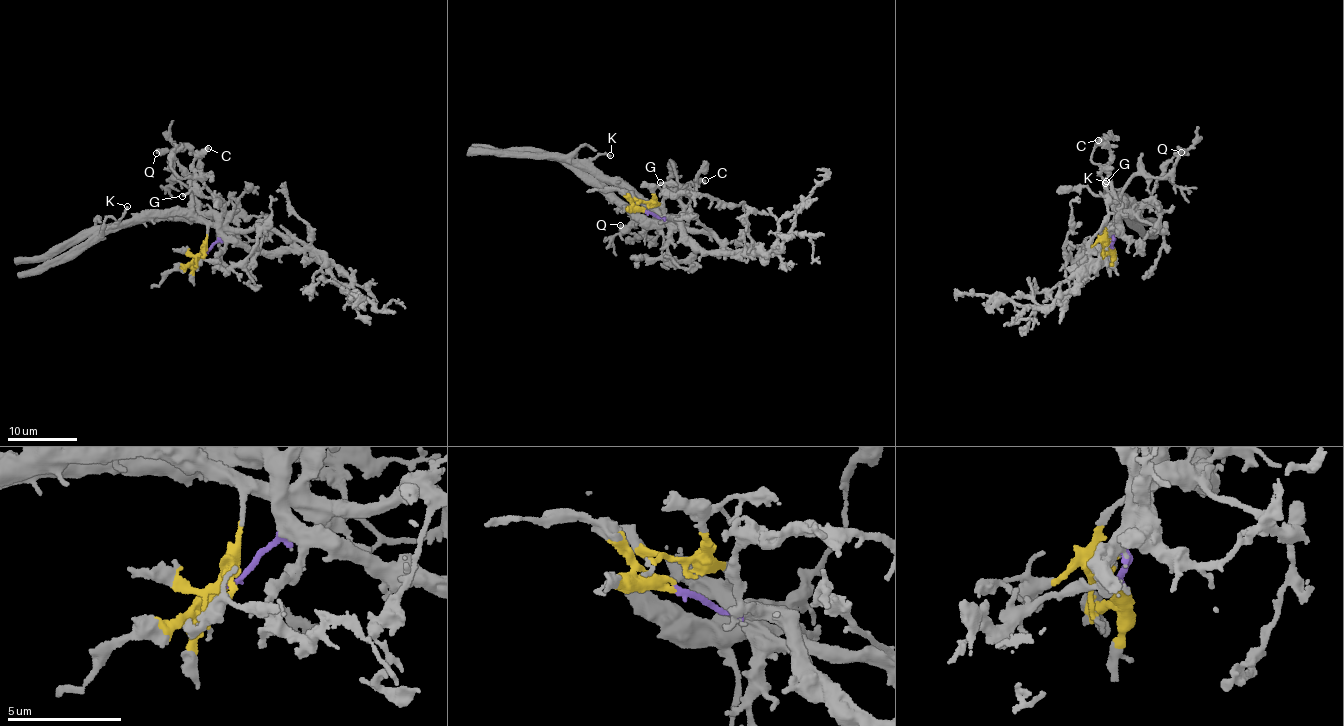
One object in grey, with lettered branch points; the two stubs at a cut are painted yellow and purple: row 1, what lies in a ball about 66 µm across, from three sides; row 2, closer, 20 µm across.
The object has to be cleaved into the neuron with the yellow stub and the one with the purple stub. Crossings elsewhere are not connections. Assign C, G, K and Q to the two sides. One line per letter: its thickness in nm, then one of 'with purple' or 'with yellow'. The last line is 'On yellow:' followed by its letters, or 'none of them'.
C: 280 nm thick; with purple
G: 190 nm thick; with purple
K: 190 nm thick; with yellow
Q: 320 nm thick; with yellow
On yellow: K, Q

